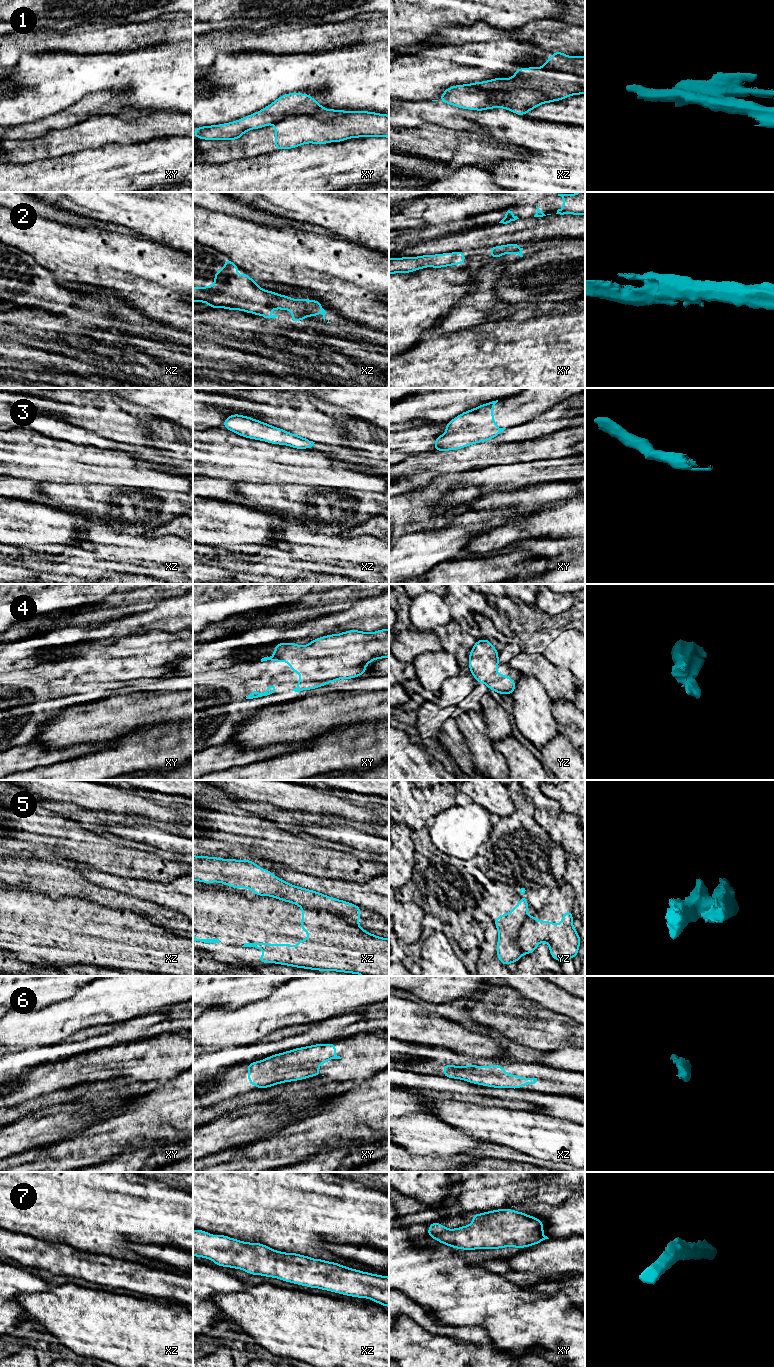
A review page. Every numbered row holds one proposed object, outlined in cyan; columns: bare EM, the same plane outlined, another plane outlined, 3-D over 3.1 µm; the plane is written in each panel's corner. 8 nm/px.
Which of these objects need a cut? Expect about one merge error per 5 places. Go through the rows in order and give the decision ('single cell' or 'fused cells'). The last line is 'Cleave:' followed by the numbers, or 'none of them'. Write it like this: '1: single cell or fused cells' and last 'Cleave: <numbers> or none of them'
1: fused cells
2: single cell
3: single cell
4: single cell
5: fused cells
6: single cell
7: single cell
Cleave: 1, 5

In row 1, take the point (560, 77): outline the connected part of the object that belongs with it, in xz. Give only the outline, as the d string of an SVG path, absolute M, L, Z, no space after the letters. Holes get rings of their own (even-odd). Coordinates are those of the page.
M555 51L545 62L544 66L534 68L519 68L513 71L516 75L511 78L494 78L488 81L471 83L475 88L487 91L491 94L490 103L496 105L503 102L503 98L507 92L515 91L518 89L528 89L530 91L536 91L542 93L546 98L550 100L564 100L571 95L585 94L585 82L581 79L585 77L585 56L575 55L566 56L563 52Z

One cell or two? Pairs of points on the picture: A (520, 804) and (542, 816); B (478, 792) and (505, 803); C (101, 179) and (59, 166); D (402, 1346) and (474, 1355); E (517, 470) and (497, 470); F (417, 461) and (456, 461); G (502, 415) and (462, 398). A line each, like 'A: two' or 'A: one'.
A: two
B: one
C: one
D: one
E: one
F: one
G: two

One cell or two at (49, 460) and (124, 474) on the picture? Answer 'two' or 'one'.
one

